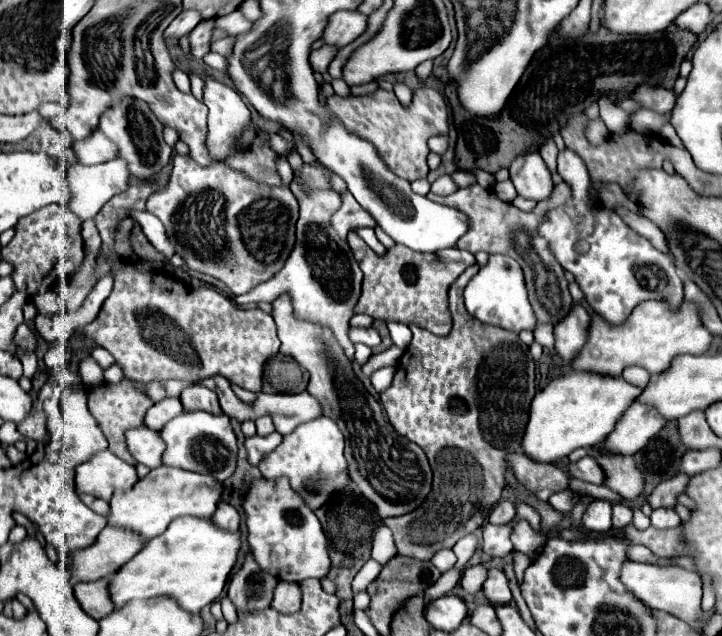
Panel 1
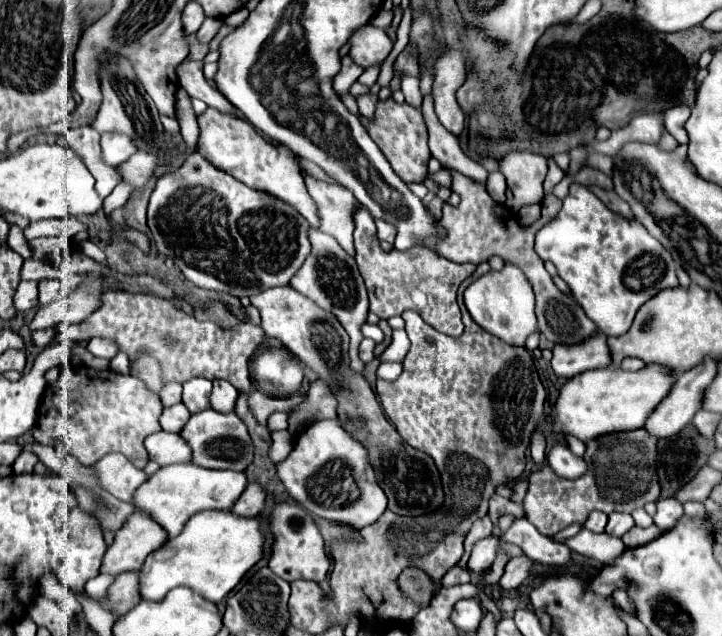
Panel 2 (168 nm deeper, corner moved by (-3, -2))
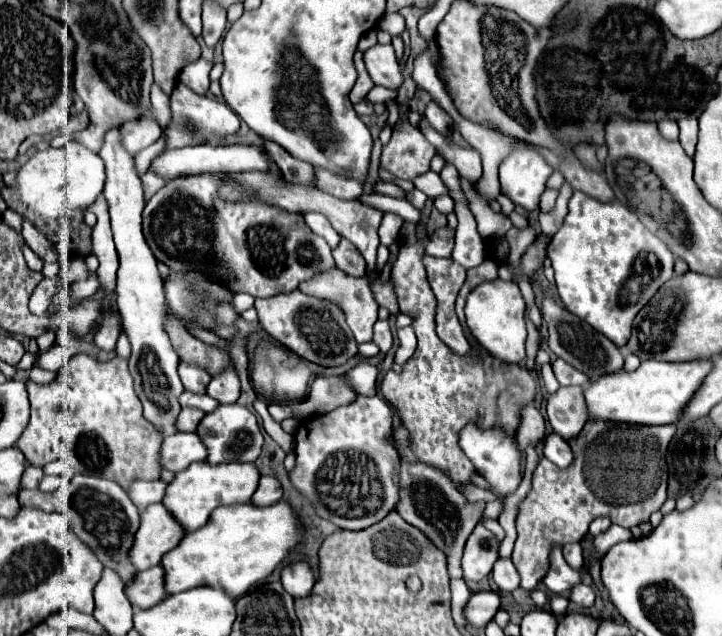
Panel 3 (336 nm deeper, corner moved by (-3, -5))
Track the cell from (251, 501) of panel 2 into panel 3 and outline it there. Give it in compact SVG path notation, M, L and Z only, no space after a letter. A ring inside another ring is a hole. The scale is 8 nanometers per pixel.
M261 477L259 487L251 497L251 503L255 507L265 507L265 505L275 505L281 499L281 485L275 477Z

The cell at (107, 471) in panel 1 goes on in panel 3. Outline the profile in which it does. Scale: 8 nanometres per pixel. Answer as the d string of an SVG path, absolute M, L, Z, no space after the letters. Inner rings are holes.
M135 479L127 487L127 495L135 503L137 509L145 509L151 503L159 503L165 495L167 483L155 479L155 481L145 481L145 479Z

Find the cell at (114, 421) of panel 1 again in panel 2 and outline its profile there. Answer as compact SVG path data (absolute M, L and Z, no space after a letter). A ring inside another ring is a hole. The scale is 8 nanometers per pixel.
M63 366L59 380L49 384L43 392L33 438L43 446L61 446L85 466L93 466L111 452L121 452L137 468L145 468L149 454L143 440L161 430L161 412L163 404L157 394L147 390L147 386L131 374L93 370L87 366Z

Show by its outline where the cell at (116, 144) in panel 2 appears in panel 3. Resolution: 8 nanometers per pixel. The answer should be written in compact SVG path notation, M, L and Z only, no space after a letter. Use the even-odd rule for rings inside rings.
M151 113L145 117L145 121L129 121L119 127L121 133L121 145L127 153L137 155L141 149L153 145L161 137L161 127L153 121Z

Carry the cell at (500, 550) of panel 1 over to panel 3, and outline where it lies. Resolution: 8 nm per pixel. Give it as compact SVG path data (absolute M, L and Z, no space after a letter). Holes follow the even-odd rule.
M477 525L467 539L463 553L463 577L465 581L481 581L493 569L493 563L499 559L497 555L499 541L491 531L483 525Z

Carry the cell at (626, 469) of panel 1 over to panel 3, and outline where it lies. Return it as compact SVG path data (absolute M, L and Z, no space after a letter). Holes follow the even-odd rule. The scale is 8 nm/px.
M587 421L579 437L571 441L575 461L569 469L559 469L545 457L539 461L533 471L533 487L525 501L519 505L517 515L517 541L513 547L513 565L521 577L521 589L533 591L537 583L547 575L549 569L549 551L553 545L579 543L589 531L589 523L597 517L609 517L613 523L623 527L635 527L643 521L649 521L649 515L667 499L667 465L665 451L675 435L675 425L627 425L627 423L605 423L605 421Z

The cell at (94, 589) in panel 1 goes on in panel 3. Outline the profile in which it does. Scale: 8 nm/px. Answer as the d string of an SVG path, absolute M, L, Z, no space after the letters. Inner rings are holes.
M157 565L157 567L151 567L151 569L139 571L139 573L135 573L133 581L127 583L125 587L127 587L125 595L135 607L149 609L165 597L163 569Z

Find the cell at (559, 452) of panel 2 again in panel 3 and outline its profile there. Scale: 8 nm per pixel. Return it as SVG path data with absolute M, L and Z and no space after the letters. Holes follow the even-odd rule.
M551 433L545 437L543 441L543 455L555 463L559 469L567 469L573 463L573 451L571 445L567 441L563 441L563 437L559 437L557 433Z

